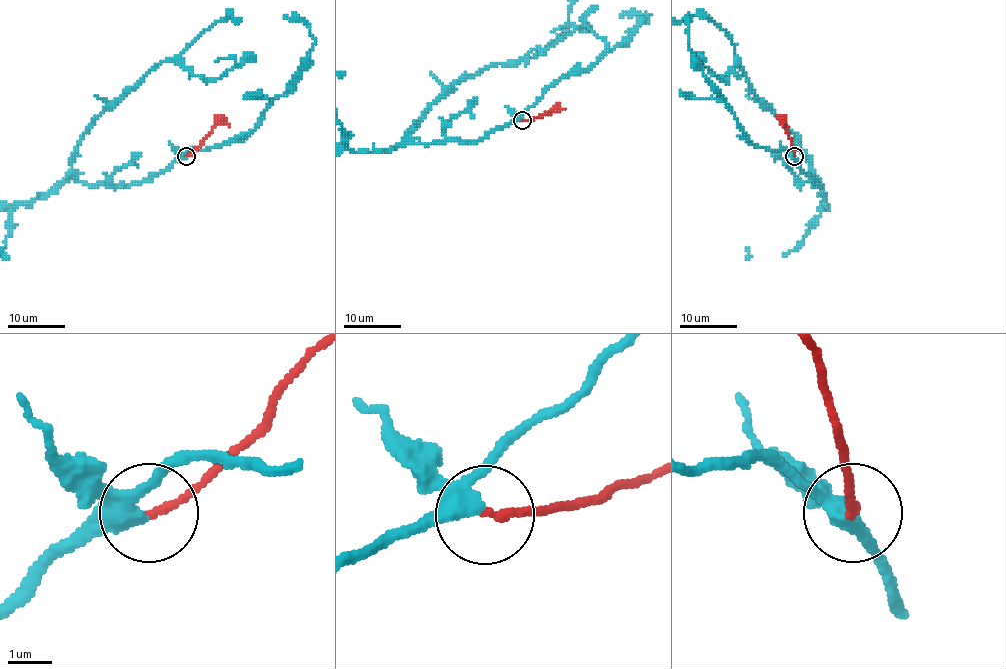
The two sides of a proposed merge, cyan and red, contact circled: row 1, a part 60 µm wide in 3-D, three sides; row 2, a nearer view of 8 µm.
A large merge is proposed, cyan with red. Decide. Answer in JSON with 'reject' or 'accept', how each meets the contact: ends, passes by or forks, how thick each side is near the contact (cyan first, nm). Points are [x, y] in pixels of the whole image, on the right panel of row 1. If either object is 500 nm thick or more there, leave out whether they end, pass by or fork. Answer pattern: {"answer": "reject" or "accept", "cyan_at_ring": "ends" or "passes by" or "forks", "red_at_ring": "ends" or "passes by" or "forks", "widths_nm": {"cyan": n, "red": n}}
{"answer": "accept", "cyan_at_ring": "forks", "red_at_ring": "ends", "widths_nm": {"cyan": 320, "red": 180}}

